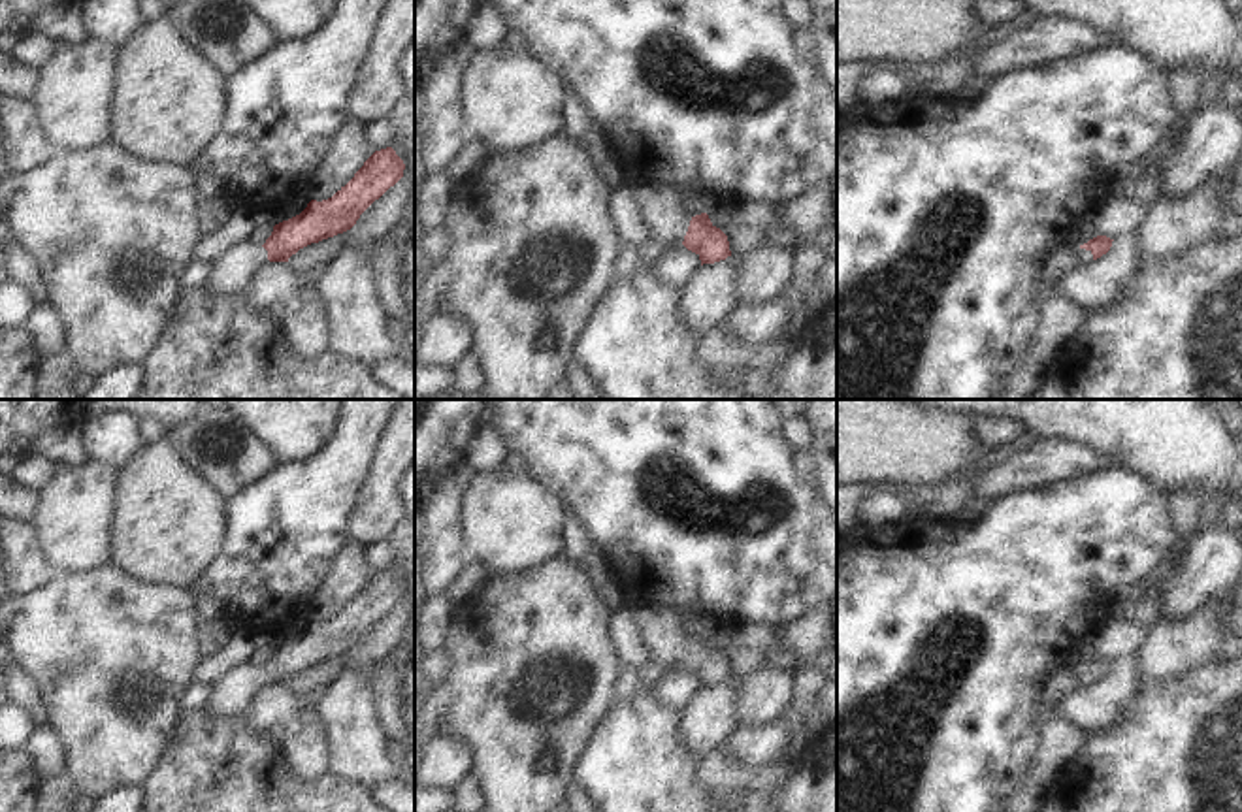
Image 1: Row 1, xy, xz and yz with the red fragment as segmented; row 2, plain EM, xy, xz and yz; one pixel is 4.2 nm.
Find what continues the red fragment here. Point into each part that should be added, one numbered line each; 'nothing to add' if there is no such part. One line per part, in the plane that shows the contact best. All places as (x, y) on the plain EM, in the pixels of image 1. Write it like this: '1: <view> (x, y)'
1: xz (662, 632)

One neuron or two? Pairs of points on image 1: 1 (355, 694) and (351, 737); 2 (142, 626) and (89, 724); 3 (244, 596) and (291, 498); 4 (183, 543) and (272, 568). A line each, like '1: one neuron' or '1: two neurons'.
1: one neuron
2: one neuron
3: one neuron
4: two neurons

